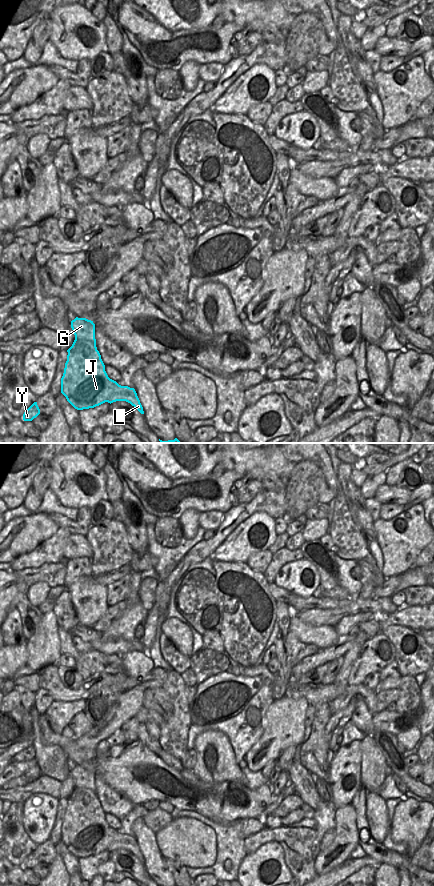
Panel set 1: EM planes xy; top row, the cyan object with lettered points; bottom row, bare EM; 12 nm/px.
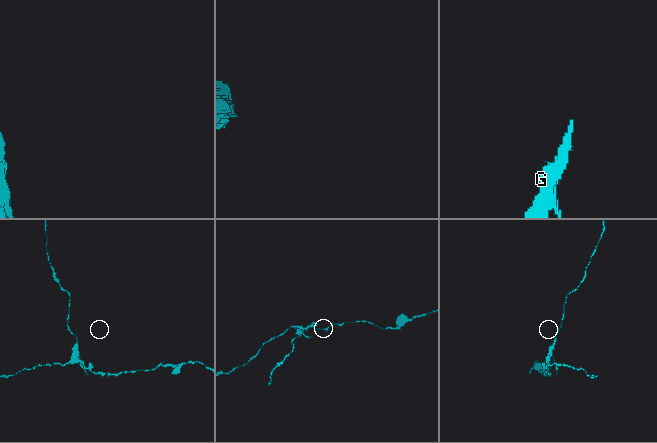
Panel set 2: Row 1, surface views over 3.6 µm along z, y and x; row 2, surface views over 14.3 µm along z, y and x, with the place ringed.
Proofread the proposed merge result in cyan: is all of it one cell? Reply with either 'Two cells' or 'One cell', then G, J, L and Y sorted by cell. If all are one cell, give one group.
Two cells. Groups: G / J L Y

